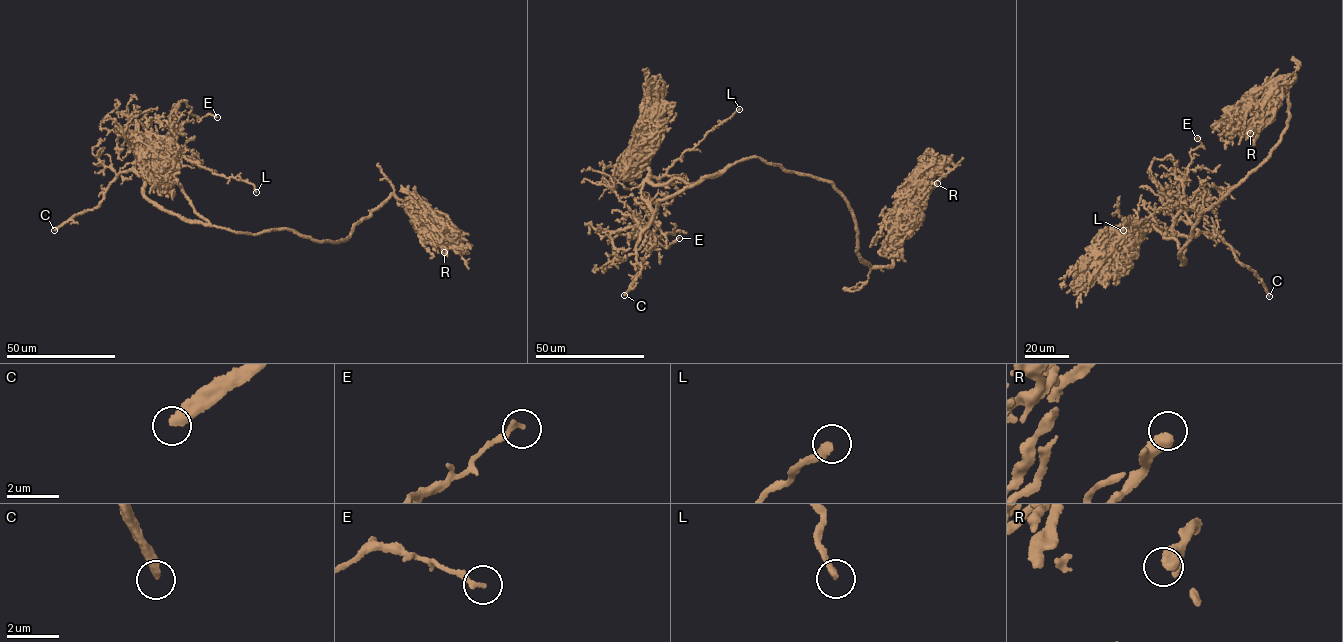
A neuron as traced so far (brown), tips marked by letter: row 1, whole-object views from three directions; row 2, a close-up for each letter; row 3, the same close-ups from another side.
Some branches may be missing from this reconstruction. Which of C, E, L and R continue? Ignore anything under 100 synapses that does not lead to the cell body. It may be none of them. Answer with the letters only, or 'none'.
C

